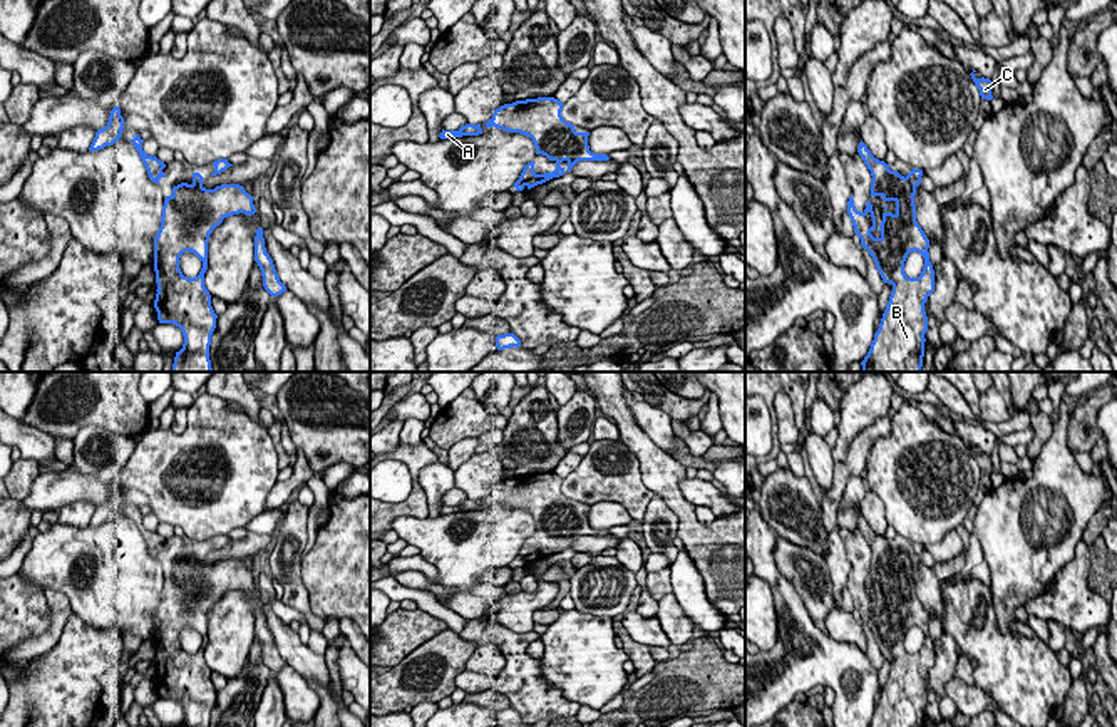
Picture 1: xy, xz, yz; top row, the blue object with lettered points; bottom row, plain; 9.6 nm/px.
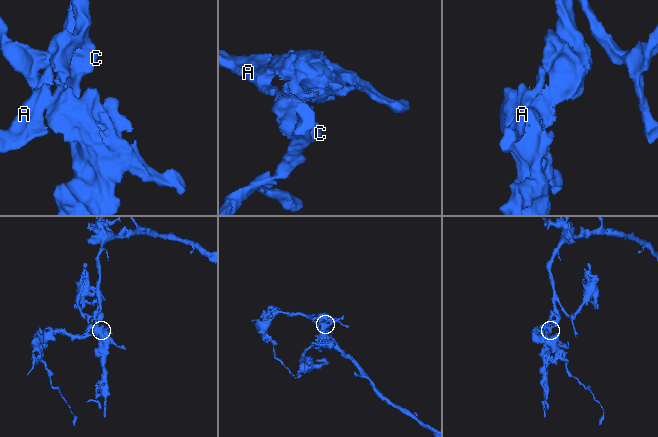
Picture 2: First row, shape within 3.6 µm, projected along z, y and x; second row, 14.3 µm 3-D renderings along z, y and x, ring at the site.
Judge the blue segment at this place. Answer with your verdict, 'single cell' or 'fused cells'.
single cell

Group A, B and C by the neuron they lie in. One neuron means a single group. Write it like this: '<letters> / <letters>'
A B C

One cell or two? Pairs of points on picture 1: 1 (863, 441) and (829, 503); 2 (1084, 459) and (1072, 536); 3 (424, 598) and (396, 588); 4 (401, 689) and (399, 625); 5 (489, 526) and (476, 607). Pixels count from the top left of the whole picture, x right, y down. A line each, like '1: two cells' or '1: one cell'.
1: one cell
2: two cells
3: one cell
4: two cells
5: one cell

